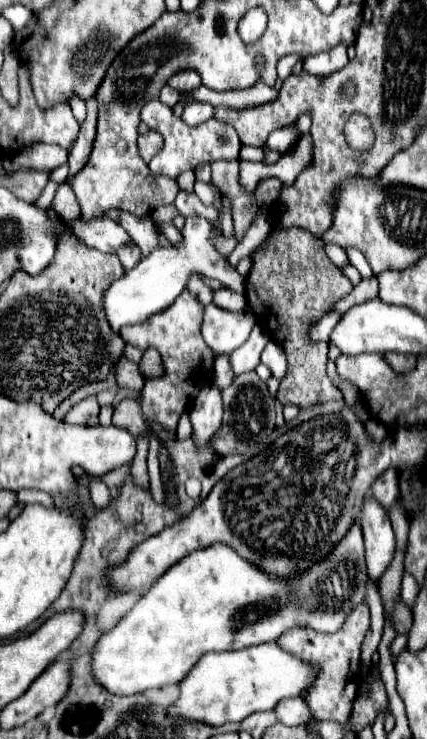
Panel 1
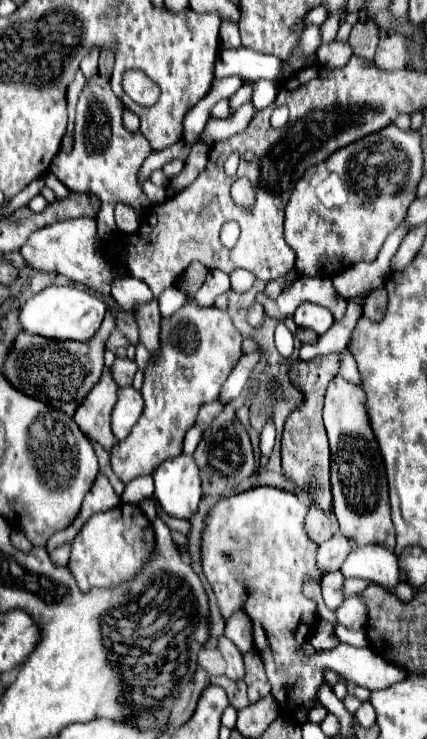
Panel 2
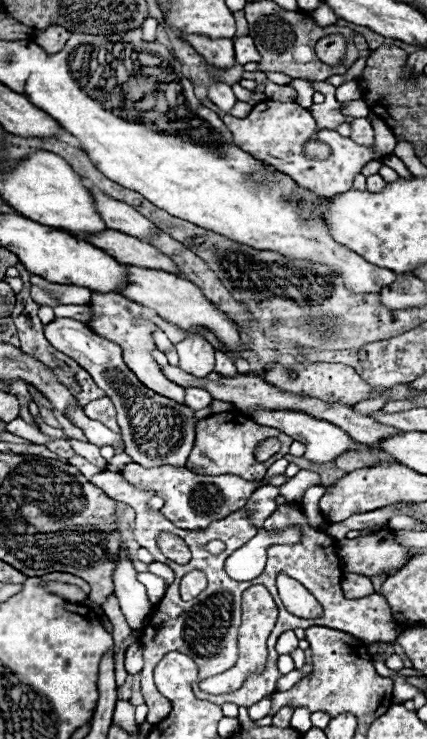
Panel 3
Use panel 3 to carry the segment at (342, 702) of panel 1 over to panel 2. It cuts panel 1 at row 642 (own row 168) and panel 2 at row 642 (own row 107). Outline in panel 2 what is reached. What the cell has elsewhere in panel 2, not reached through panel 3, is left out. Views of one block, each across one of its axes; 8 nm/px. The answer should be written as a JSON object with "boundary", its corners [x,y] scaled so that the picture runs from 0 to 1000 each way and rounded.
{"boundary":[[[604,658],[515,677],[482,704],[473,733],[478,777],[506,801],[520,834],[529,839],[548,825],[585,834],[595,844],[595,874],[618,896],[637,939],[665,961],[726,955],[745,928],[759,923],[754,909],[763,904],[862,934],[895,934],[951,917],[946,905],[902,894],[867,876],[834,877],[796,870],[759,885],[707,885],[707,866],[726,858],[740,836],[740,815],[707,804],[707,788],[717,779],[754,782],[735,760],[740,733],[707,714],[717,693],[717,685],[693,668],[637,658]]]}

